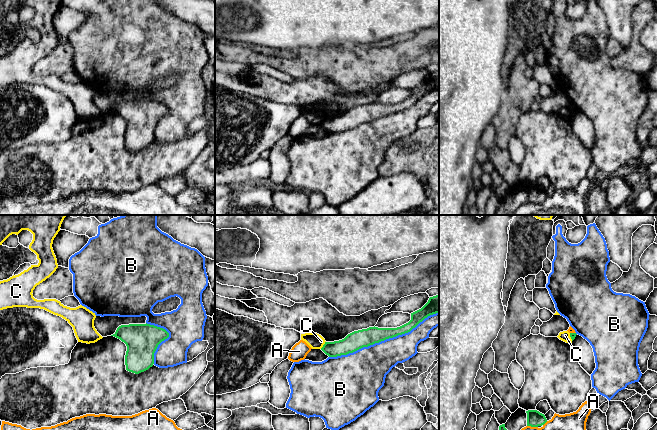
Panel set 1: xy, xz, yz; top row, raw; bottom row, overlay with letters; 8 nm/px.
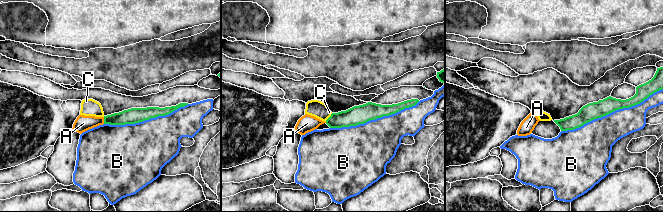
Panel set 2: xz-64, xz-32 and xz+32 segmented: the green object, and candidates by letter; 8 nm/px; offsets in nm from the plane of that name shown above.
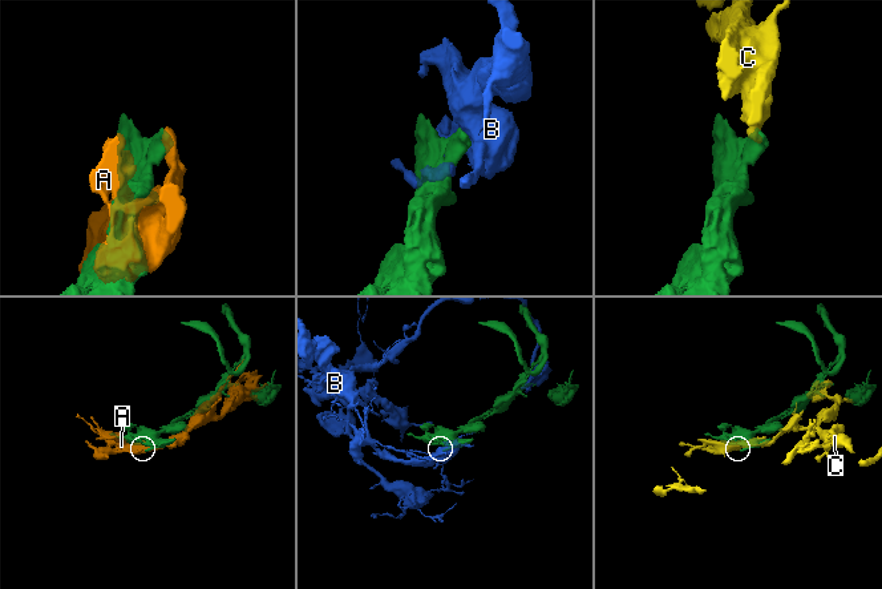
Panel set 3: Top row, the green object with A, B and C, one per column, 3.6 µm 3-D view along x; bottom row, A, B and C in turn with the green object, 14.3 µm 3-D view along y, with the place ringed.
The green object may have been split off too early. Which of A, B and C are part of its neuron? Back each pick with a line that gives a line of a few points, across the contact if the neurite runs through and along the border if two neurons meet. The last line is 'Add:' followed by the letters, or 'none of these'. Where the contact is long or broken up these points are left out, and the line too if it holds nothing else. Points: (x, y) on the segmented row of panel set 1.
Add: none of these

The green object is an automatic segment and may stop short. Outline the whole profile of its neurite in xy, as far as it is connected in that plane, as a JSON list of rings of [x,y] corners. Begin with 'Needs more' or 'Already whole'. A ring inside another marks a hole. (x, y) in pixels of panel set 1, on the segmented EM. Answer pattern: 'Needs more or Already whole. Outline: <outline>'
Already whole. Outline: [[[150,324],[121,325],[111,335],[127,346],[125,355],[126,370],[139,374],[154,364],[154,353],[158,345],[169,337],[169,333]]]

